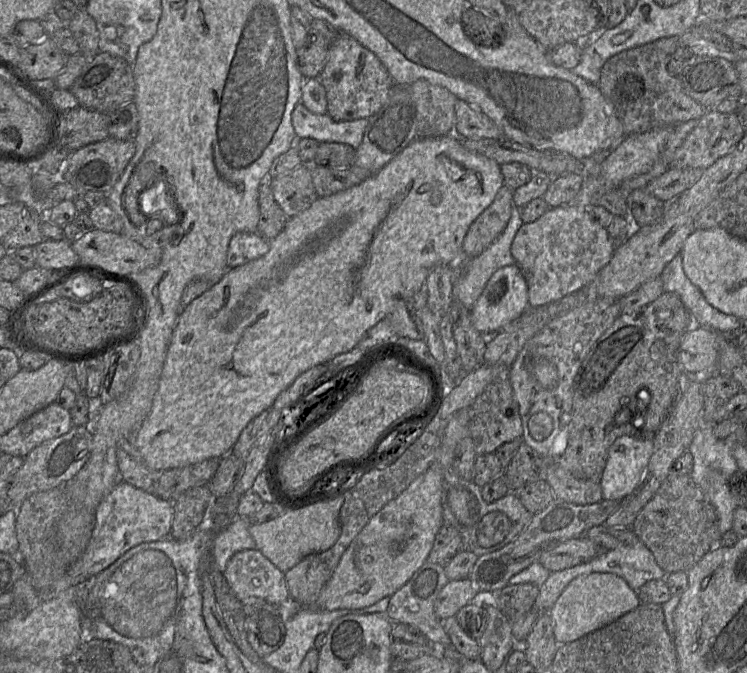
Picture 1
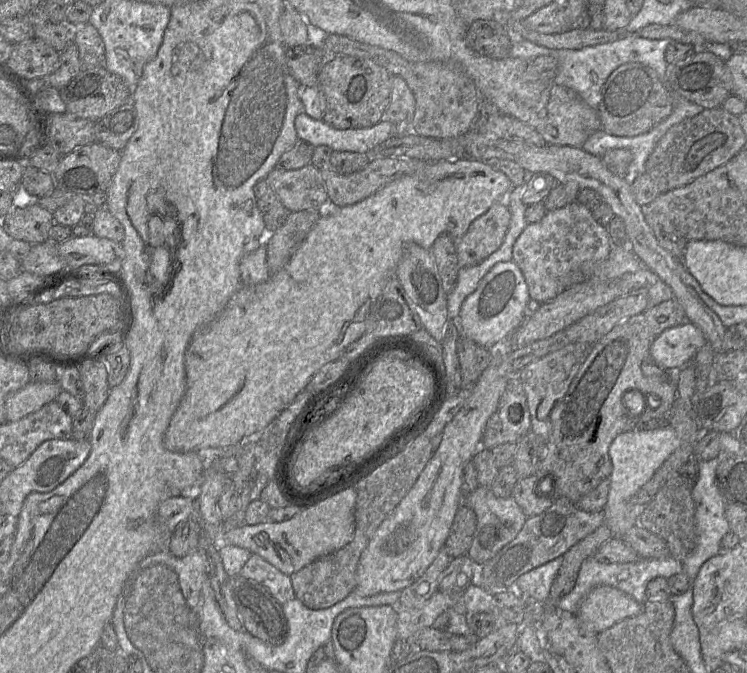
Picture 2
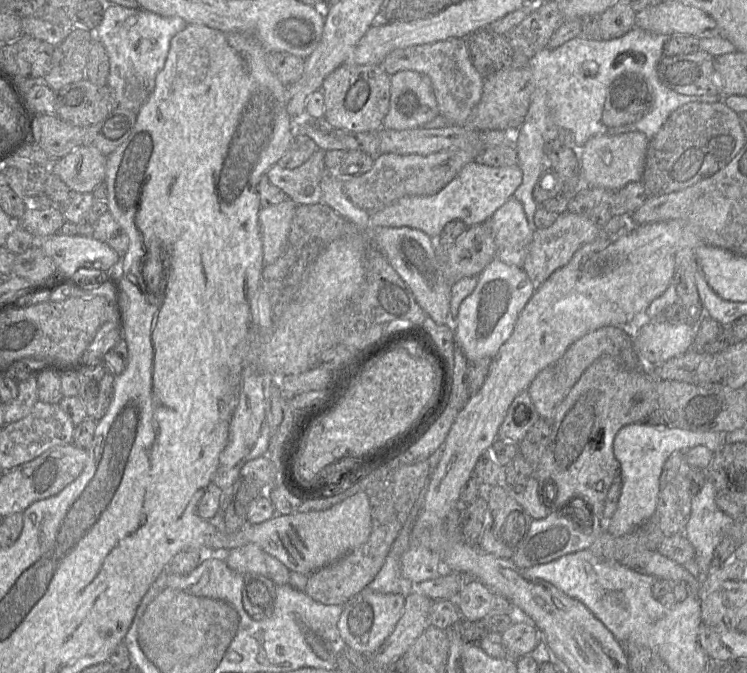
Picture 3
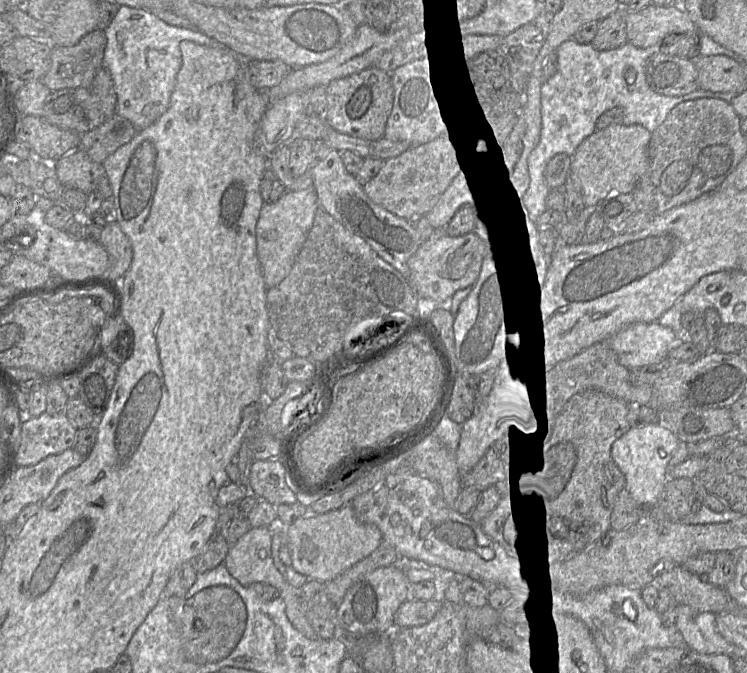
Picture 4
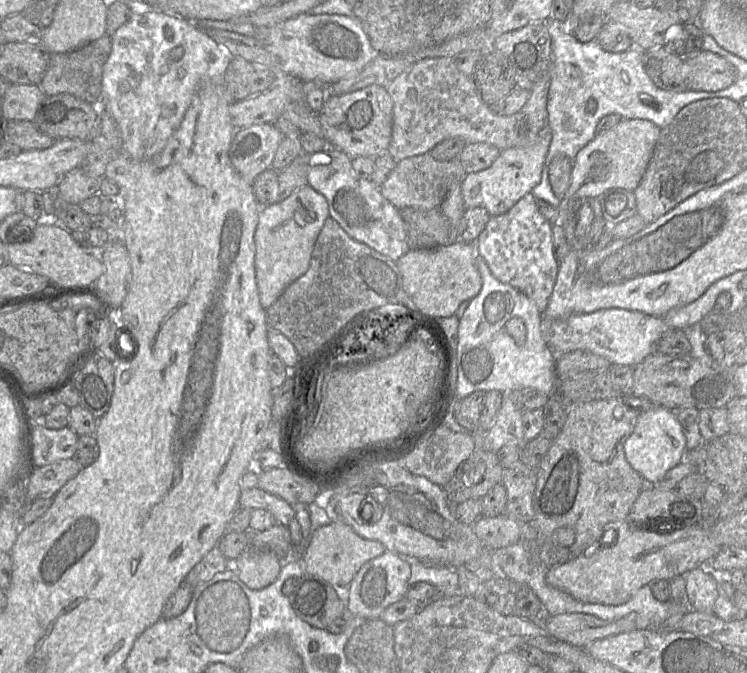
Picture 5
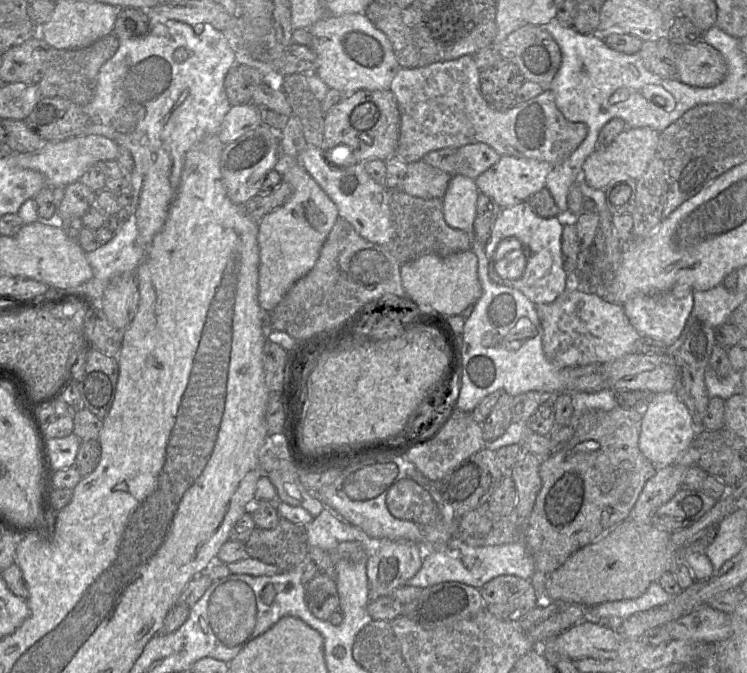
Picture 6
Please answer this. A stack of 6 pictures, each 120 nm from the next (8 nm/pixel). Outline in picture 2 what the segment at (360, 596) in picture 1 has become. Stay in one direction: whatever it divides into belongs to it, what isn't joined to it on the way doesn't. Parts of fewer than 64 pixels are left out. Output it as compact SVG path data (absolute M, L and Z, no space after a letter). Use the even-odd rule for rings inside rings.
M501 345L492 352L491 362L473 385L470 398L445 426L439 448L411 490L373 534L357 566L357 585L354 591L359 595L402 591L425 573L443 548L455 514L463 502L464 468L480 449L486 423L497 410L511 378L508 353L514 349L518 347Z

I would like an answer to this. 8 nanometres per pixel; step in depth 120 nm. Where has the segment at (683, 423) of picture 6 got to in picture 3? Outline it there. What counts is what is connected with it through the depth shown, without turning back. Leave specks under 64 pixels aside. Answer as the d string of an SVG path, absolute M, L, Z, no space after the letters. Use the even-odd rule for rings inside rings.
M634 423L624 426L615 436L613 451L621 466L620 481L622 483L621 495L617 508L611 517L606 520L606 532L615 537L629 534L639 526L649 521L656 510L658 496L661 491L660 476L667 459L675 452L685 452L695 446L706 446L711 451L716 452L727 443L727 433L721 432L696 432L667 425L649 425L647 423Z

